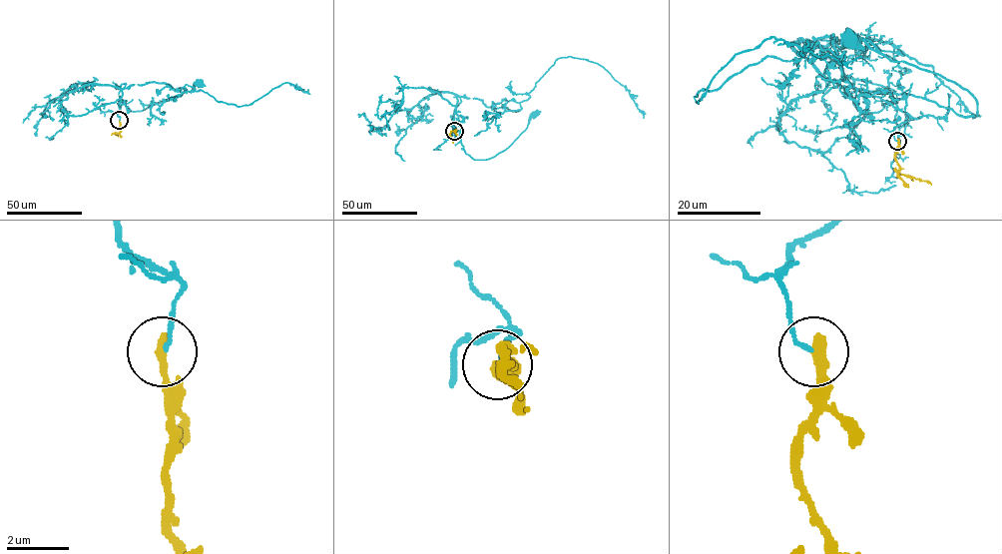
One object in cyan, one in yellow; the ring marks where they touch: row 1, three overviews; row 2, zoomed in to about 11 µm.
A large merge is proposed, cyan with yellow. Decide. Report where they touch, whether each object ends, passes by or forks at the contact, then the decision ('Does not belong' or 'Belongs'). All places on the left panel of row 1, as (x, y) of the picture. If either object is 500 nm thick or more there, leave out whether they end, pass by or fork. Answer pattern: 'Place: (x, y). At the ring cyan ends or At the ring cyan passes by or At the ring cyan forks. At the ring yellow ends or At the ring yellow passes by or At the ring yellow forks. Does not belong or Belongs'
Place: (119, 120). At the ring cyan ends. At the ring yellow ends. Does not belong

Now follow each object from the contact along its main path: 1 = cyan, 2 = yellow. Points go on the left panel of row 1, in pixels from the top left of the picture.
1: (119, 121), (117, 113), (120, 111), (119, 99), (131, 111), (138, 111), (191, 91), (200, 84)
2: (119, 121), (120, 132), (114, 134), (118, 136)

